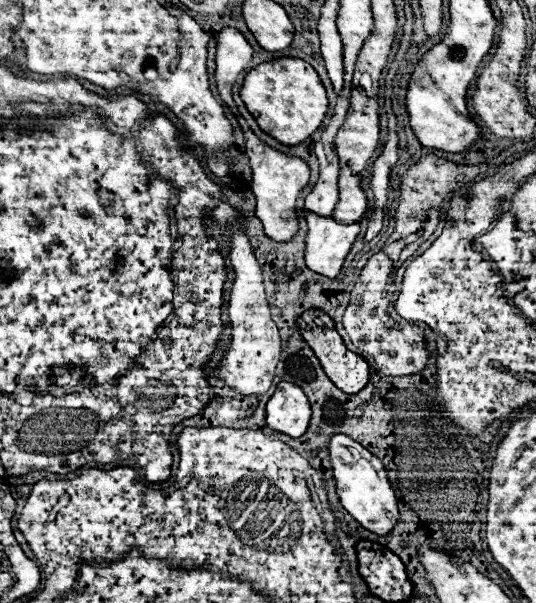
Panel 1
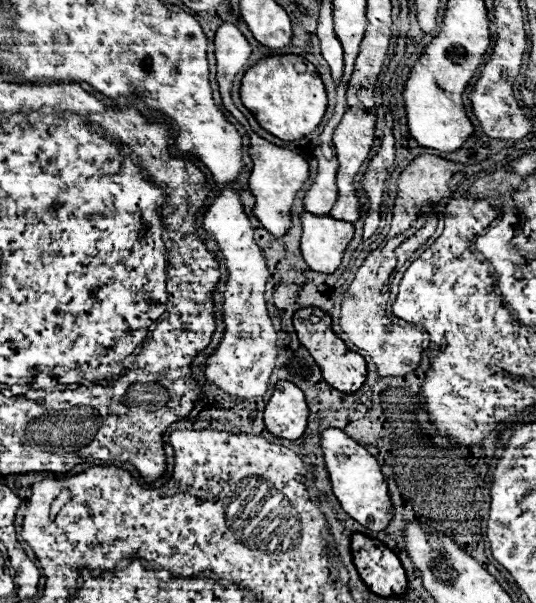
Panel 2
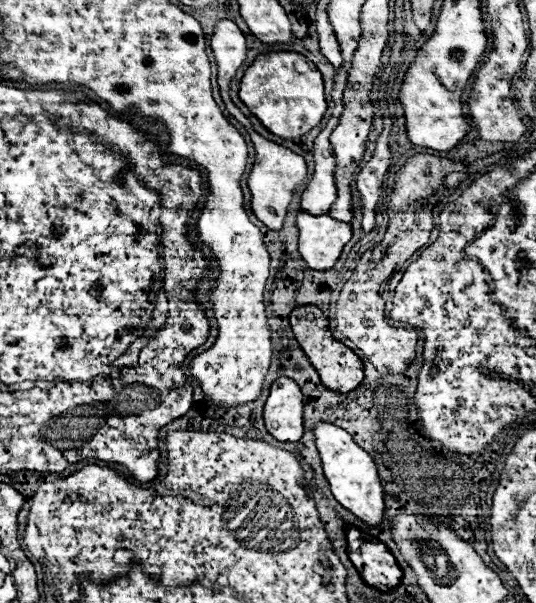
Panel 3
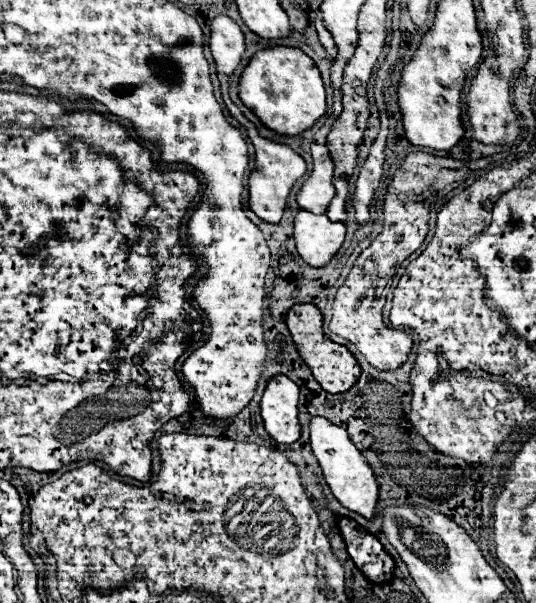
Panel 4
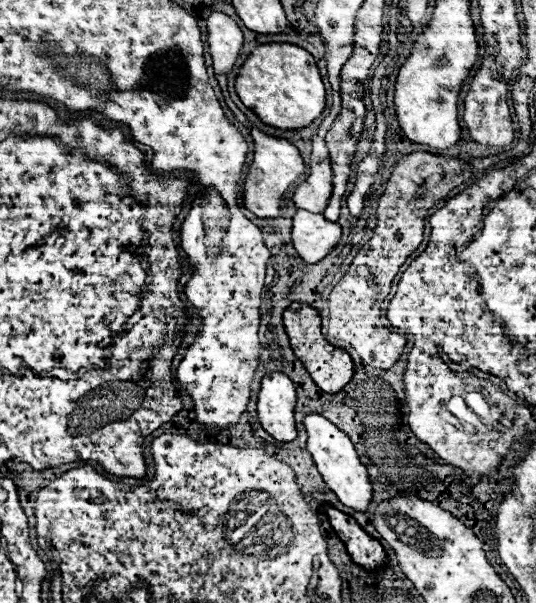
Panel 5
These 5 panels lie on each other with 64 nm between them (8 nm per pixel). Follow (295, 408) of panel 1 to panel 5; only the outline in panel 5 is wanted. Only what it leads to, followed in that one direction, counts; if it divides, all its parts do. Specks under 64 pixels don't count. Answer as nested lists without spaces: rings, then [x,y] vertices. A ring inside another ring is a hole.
[[[272,372],[262,378],[258,392],[258,418],[262,428],[280,442],[296,438],[294,402],[296,388],[286,374]]]

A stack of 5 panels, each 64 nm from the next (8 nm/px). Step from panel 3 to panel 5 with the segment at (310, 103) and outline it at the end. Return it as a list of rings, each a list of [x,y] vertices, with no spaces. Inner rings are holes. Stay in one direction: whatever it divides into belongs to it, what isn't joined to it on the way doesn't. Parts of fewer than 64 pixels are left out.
[[[270,42],[256,46],[238,72],[236,92],[246,108],[274,128],[296,130],[310,126],[324,110],[324,84],[314,56],[294,44]]]

